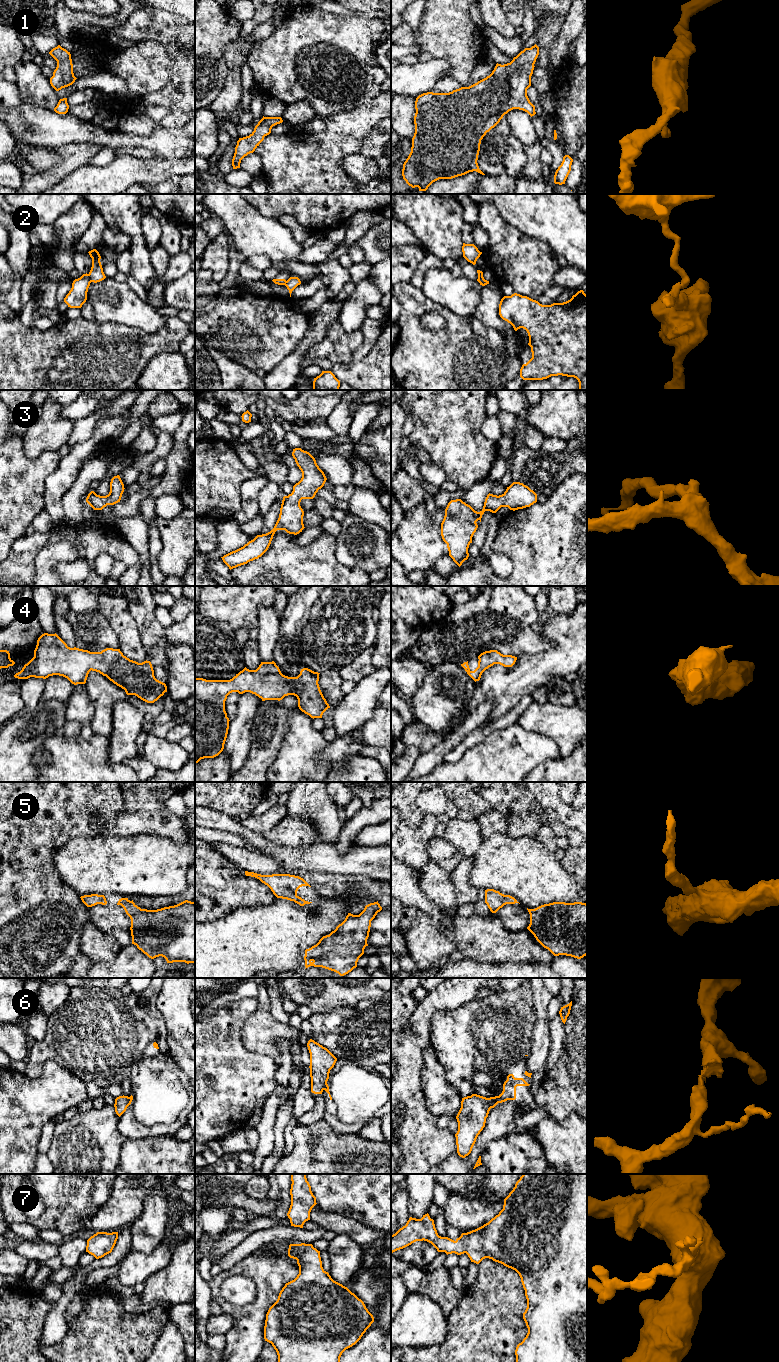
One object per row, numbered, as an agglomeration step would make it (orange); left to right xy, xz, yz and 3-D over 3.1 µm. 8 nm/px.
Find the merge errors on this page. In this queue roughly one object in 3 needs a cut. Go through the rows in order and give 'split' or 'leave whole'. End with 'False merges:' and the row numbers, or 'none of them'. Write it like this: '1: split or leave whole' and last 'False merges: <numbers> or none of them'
1: leave whole
2: split
3: leave whole
4: leave whole
5: leave whole
6: split
7: leave whole
False merges: 2, 6

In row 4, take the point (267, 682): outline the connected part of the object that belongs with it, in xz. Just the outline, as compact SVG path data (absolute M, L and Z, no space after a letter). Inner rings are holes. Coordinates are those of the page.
M272 661L261 662L256 670L249 670L245 667L230 680L206 680L203 678L195 678L195 764L204 758L214 758L223 751L230 721L225 711L225 701L227 696L232 692L238 692L239 694L250 692L261 698L262 701L280 701L285 696L294 695L298 699L298 707L302 712L313 719L322 718L323 713L330 708L330 706L320 690L318 684L319 674L320 673L314 672L308 668L303 668L297 677L288 677L283 675L276 663Z

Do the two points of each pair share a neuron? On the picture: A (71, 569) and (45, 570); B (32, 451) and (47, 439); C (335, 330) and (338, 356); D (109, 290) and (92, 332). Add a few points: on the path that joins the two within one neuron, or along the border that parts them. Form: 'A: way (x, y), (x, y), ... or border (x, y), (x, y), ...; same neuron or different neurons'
A: border (76, 559), (59, 562), (55, 566), (55, 573); different neurons
B: way (36, 447), (43, 440); same neuron
C: way (335, 336), (338, 350); same neuron
D: border (95, 319), (99, 322), (116, 322), (120, 324); different neurons

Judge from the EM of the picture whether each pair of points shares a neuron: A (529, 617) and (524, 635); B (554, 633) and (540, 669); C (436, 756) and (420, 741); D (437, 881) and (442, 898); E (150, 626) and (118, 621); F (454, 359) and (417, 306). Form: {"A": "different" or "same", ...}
{"A": "different", "B": "same", "C": "different", "D": "same", "E": "different", "F": "same"}

